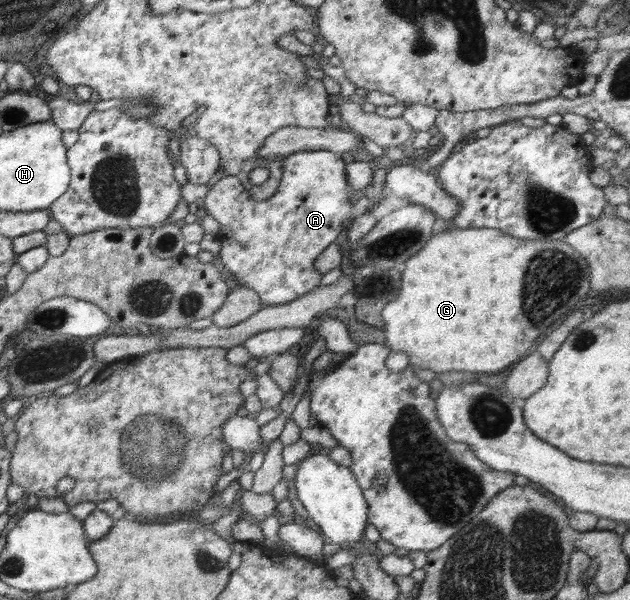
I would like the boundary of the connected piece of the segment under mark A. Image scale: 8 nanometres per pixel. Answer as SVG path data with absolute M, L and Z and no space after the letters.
M314 149L309 151L298 151L290 156L287 156L283 160L282 164L282 177L278 186L278 191L273 197L267 200L257 201L251 197L249 190L243 186L240 178L233 175L227 175L219 179L213 186L210 187L209 192L205 197L205 208L209 214L216 219L221 229L216 235L212 237L210 241L218 241L221 246L218 263L223 266L227 272L236 276L241 285L247 285L251 287L260 296L264 305L286 305L288 302L295 301L299 297L305 296L310 293L313 289L317 288L320 284L320 280L323 277L322 271L319 271L315 267L317 258L325 252L327 246L339 236L339 232L343 232L345 228L345 222L351 220L351 206L349 206L349 175L345 170L345 162L337 156L333 151L327 151L324 149Z

